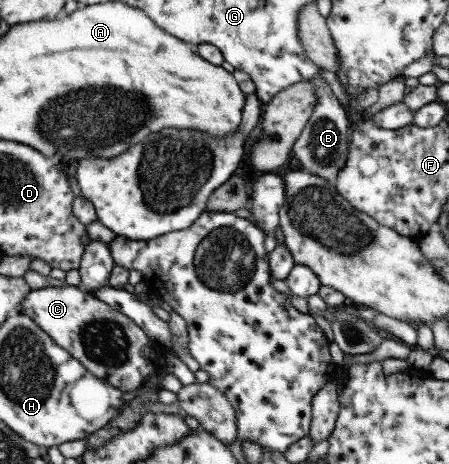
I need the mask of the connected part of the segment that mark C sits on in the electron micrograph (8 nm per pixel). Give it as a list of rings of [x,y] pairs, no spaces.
[[[46,286],[30,290],[17,311],[32,317],[56,345],[66,349],[90,373],[124,393],[135,391],[144,378],[156,373],[156,367],[152,367],[152,341],[142,327],[82,287]]]

